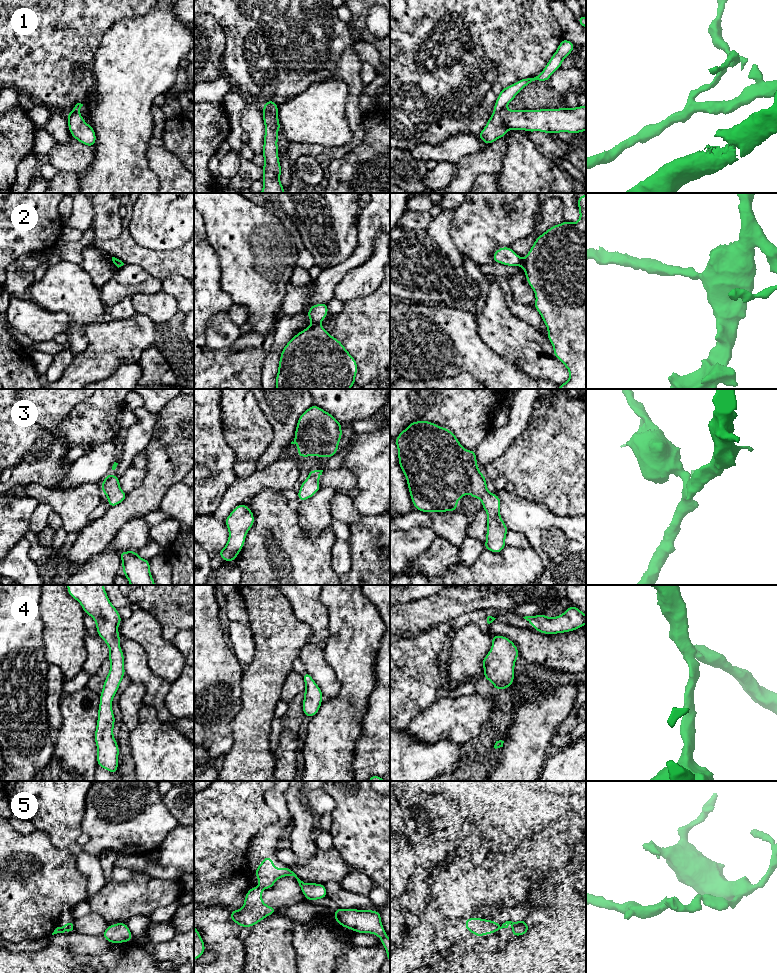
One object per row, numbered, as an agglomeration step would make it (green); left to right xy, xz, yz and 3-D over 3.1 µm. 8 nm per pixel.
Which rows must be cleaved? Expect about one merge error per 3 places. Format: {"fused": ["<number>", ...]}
{"fused": ["1", "2", "5"]}

